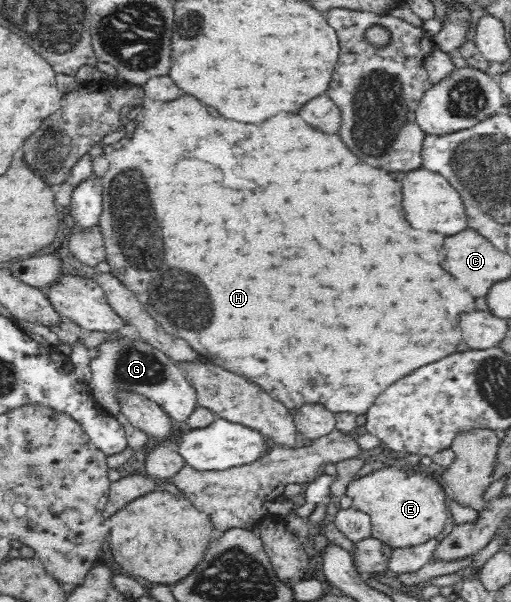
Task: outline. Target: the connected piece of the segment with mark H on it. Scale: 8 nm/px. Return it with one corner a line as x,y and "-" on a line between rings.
181,96
177,100
159,104
144,103
144,106
136,116
137,126
131,139
121,139
116,149
106,154
109,167
102,177
102,213
99,225
107,252
106,261
111,266
110,274
136,295
146,312
170,335
183,338
202,360
205,358
209,363
213,362
229,372
245,376
251,384
261,386
265,392
271,394
271,398
283,403
288,409
298,409
303,404
317,402
327,406
333,413
348,412
356,415
365,414
375,402
375,398
389,384
397,382
399,378
411,374
421,366
427,366
429,362
441,360
443,356
457,352
457,344
463,340
459,316
463,312
471,312
471,308
475,308
475,300
467,296
467,290
459,280
455,280
443,270
437,270
439,266
431,258
433,252
439,252
437,248
443,244
445,236
415,230
407,224
401,206
401,182
395,180
389,172
365,164
355,154
351,154
351,150
343,144
337,134
325,134
321,130
311,128
299,118
299,114
277,114
265,120
263,124
245,124
213,116
193,96

